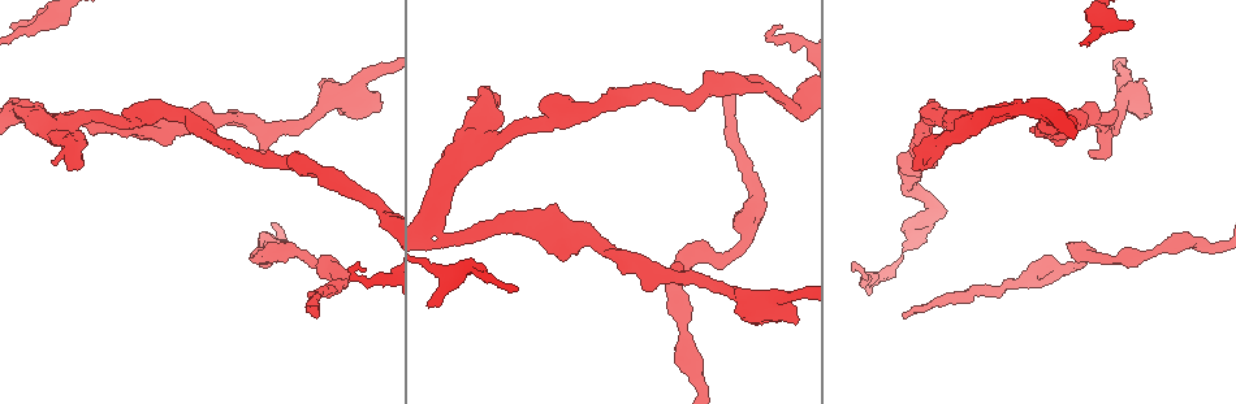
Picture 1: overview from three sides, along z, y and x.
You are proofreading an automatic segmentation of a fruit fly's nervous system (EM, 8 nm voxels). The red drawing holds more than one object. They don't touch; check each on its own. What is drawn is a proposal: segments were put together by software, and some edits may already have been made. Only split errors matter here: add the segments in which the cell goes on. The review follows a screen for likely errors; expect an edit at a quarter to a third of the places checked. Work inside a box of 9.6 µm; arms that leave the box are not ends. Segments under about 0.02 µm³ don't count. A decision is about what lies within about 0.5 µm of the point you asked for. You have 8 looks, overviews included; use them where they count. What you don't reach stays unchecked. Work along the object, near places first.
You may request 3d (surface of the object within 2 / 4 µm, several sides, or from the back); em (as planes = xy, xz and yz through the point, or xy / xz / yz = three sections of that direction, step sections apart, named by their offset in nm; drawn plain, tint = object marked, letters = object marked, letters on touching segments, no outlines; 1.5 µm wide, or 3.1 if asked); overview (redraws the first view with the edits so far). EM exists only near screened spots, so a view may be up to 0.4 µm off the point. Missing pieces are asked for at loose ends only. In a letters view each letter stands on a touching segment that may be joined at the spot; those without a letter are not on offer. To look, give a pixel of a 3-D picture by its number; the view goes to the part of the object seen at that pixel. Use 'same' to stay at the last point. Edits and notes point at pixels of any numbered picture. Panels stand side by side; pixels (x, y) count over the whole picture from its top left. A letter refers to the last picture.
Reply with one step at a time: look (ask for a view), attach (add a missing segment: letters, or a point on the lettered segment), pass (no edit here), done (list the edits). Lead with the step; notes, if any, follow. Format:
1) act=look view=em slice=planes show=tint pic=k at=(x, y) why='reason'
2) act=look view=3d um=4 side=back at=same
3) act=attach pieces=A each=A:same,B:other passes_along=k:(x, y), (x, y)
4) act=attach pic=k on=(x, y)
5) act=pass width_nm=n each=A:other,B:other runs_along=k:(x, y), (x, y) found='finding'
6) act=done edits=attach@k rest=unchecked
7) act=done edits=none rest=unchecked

act=look view=em slice=planes show=letters pic=1 at=(1093, 152) why='free end'

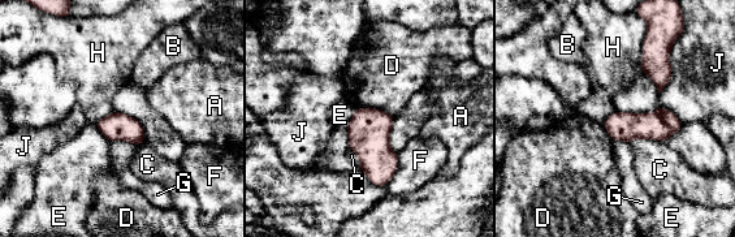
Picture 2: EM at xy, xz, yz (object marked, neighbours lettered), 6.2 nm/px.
act=pass width_nm=180 each=A:other,B:other,C:other,D:other,E:other,F:other,G:other,H:other,J:other border=2:(647, 34), (643, 42), (641, 72) found='none of them fits'

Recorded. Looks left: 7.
act=look view=3d um=4 pic=1 at=(1033, 127) why='branch stops here'

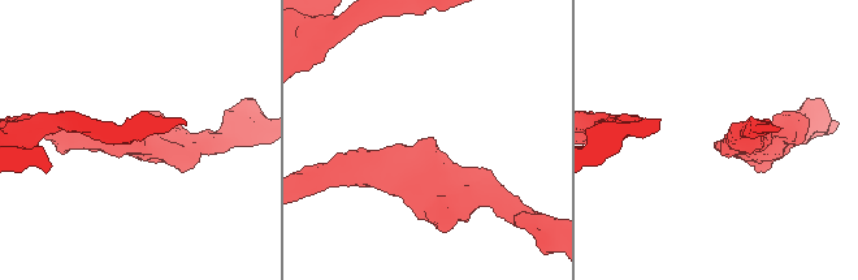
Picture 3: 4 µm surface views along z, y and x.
act=look view=em slice=planes show=plain pic=3 at=(422, 139)

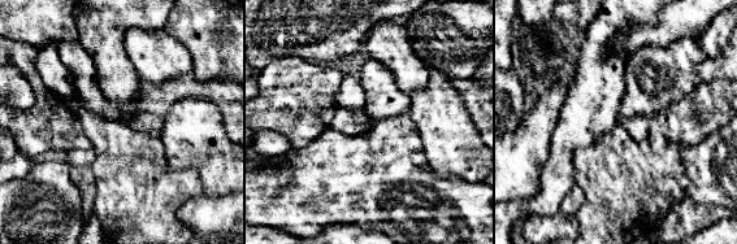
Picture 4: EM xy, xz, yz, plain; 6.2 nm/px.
act=look view=em slice=planes show=letters at=same why='see the neighbours'

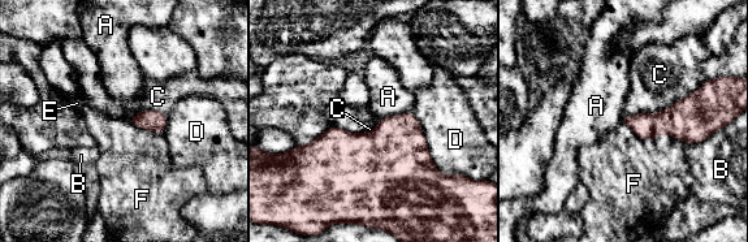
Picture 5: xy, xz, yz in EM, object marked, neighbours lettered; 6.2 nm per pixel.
act=pass each=A:other,B:other,C:other,D:other,E:other,F:other border=5:(411, 111), (388, 115), (381, 119) found='no lettered segment goes on from it'

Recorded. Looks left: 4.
act=look view=em slice=xy step=8 show=letters pic=1 at=(1133, 24) why='free end'

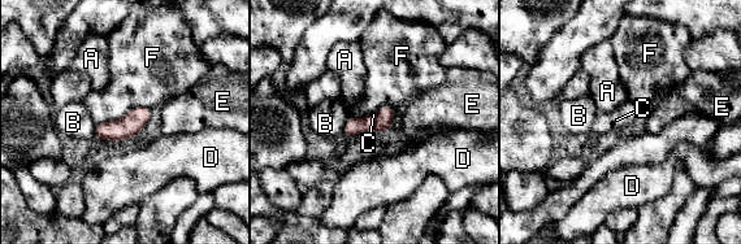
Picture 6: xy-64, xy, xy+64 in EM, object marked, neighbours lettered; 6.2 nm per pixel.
act=look view=em slice=planes show=letters at=same why='cut it another way'

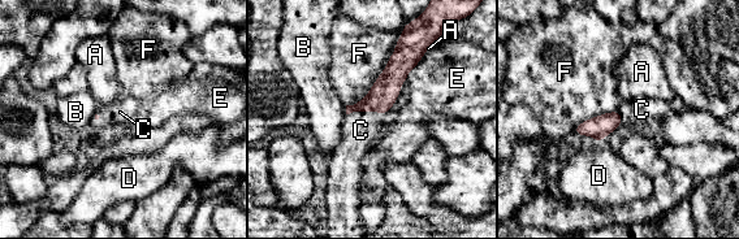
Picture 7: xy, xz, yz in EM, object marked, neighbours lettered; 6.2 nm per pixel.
act=attach pieces=C longest_contact=F:500nm each=A:other,B:other,C:same,D:other,E:other,F:other found='it goes on there'

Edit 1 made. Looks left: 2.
act=done edits=attach@7 rest=unchecked

